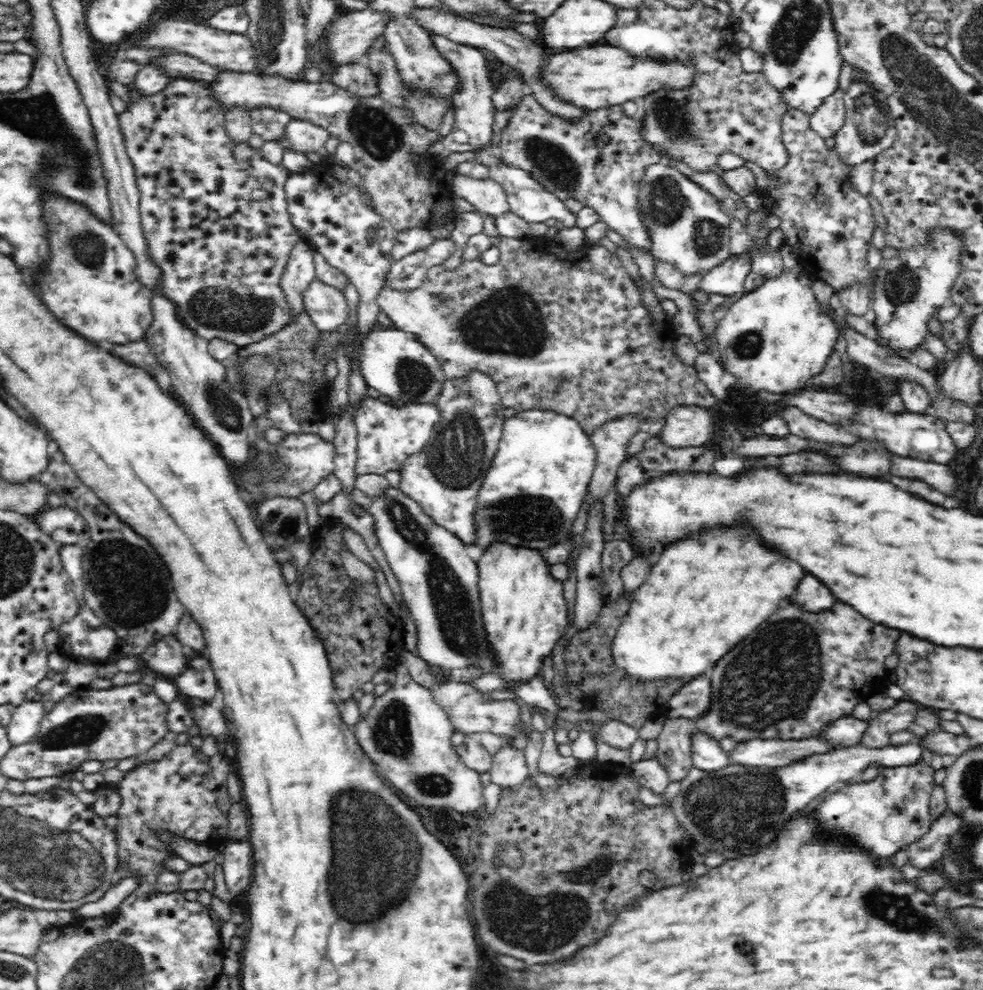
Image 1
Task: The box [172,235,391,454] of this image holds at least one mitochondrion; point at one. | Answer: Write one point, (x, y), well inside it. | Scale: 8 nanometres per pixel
(216, 307)

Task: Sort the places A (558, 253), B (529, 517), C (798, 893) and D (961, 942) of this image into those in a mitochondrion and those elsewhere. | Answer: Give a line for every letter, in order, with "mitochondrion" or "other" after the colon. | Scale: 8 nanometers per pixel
A: other
B: mitochondrion
C: other
D: mitochondrion

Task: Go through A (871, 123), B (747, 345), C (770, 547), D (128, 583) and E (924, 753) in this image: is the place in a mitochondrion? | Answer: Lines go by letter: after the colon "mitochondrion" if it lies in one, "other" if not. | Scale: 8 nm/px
A: mitochondrion
B: mitochondrion
C: other
D: mitochondrion
E: other

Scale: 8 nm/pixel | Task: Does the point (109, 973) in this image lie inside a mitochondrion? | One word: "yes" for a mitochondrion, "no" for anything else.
yes

